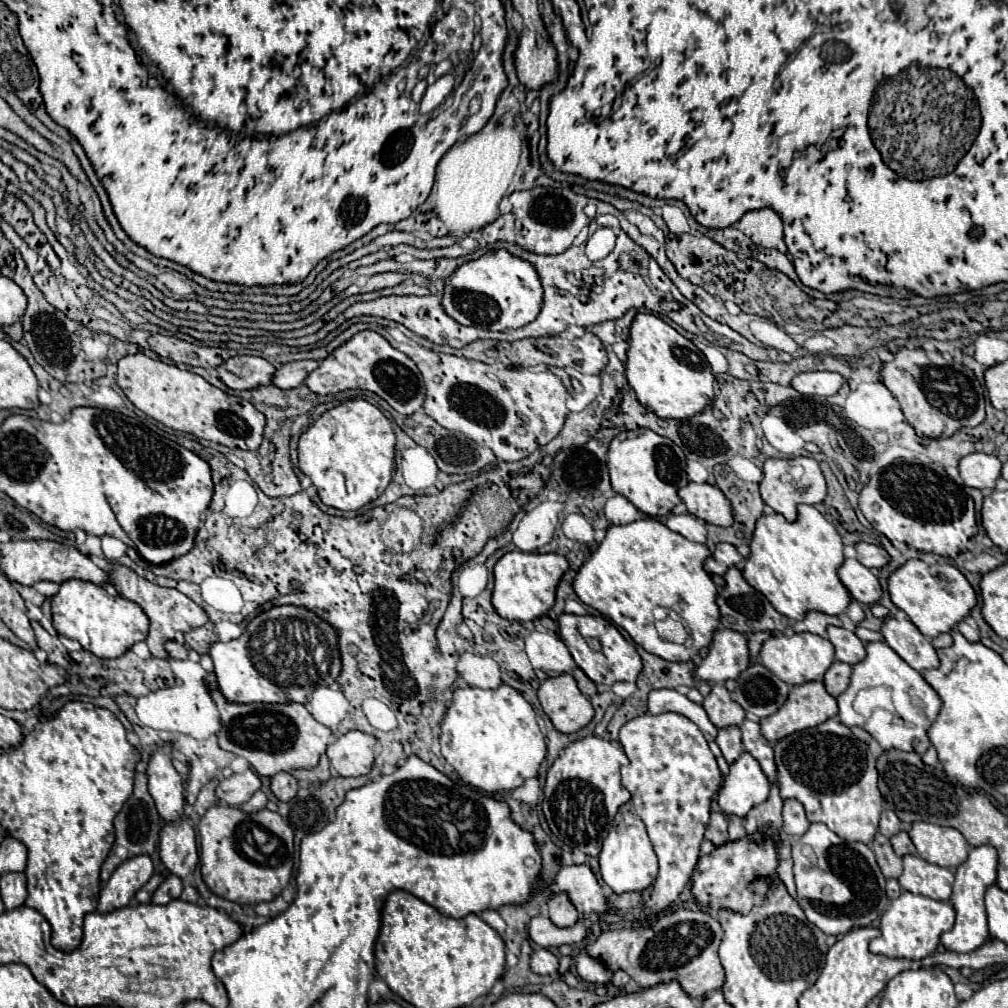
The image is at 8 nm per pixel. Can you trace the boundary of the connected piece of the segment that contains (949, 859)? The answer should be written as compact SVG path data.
M919 821L909 827L909 835L921 859L947 869L955 869L957 865L961 865L971 849L965 837L953 827Z

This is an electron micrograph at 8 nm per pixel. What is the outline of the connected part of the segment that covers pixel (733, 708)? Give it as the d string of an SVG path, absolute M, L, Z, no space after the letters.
M713 685L713 691L705 697L703 701L703 709L707 711L711 723L717 729L727 729L727 727L737 727L743 717L735 717L735 715L743 715L741 705L737 705L729 691L723 685Z

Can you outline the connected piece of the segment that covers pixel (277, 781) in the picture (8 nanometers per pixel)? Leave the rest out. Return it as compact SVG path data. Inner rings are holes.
M277 773L273 779L271 779L271 791L275 793L275 797L279 801L291 801L297 793L299 785L297 785L297 779L291 775L291 773Z

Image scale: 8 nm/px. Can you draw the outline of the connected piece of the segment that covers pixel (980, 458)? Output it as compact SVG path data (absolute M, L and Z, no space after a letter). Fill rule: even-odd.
M971 453L965 455L959 463L959 471L963 477L963 483L967 487L975 489L993 489L997 479L1001 477L1001 461L995 455L987 453Z

